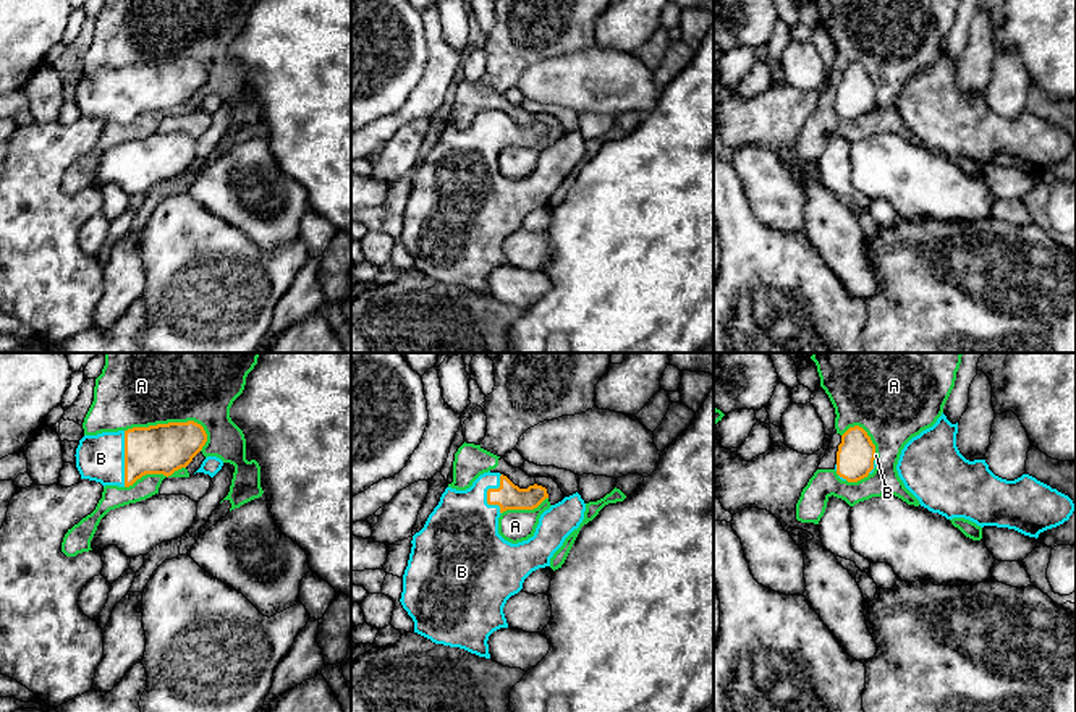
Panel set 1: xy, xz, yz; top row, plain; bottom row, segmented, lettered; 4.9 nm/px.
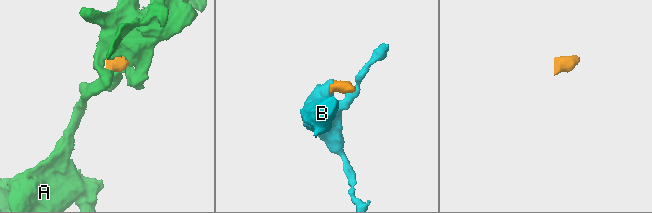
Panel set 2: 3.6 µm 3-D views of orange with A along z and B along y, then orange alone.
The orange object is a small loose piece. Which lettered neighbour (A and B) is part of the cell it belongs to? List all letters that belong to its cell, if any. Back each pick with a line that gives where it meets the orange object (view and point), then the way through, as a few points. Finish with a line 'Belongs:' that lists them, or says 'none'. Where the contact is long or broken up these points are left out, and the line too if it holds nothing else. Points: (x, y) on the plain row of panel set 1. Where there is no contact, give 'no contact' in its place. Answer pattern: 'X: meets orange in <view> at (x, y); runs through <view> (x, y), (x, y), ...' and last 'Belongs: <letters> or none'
B: meets orange in xy at (125, 96)
Belongs: B

